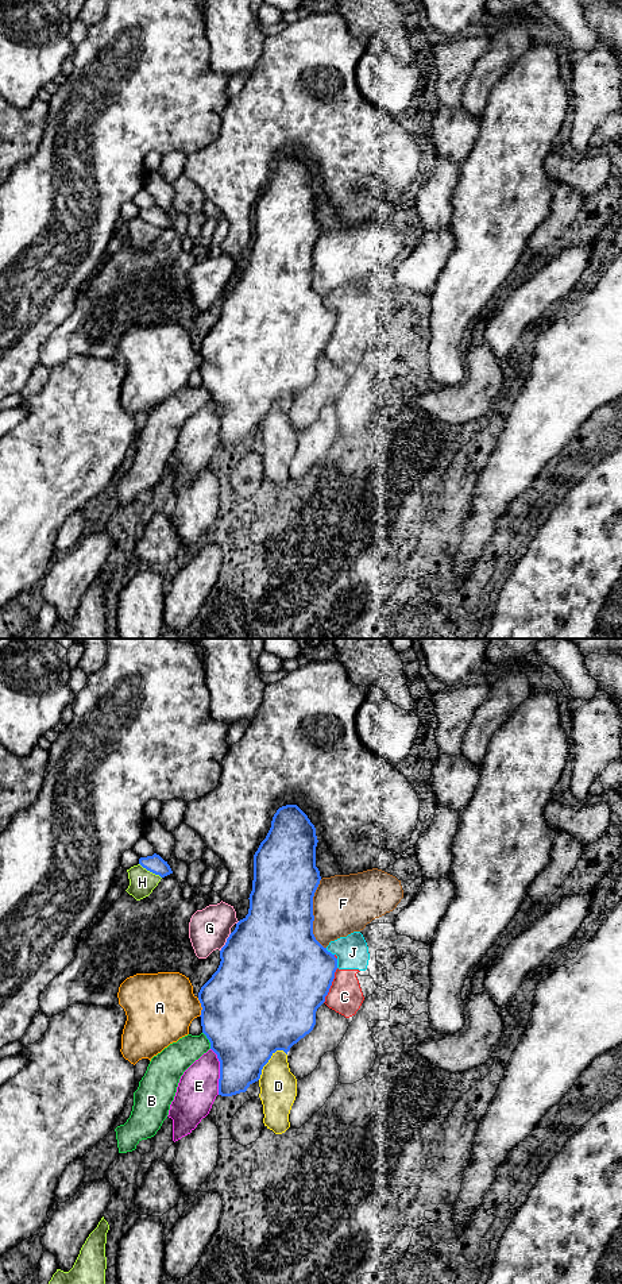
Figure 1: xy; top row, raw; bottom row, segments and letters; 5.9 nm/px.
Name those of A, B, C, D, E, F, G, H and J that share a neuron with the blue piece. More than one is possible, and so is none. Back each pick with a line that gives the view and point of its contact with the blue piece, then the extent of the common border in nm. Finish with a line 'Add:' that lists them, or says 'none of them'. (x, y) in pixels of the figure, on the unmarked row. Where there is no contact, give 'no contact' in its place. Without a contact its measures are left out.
Add: none of them

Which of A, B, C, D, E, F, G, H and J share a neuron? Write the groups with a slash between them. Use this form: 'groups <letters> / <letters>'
groups A / B / C J / D / E / F / G / H

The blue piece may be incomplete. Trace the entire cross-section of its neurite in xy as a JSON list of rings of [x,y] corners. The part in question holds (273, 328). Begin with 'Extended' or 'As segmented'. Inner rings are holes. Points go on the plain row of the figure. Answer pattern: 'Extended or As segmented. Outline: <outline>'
As segmented. Outline: [[[297,157],[277,162],[266,190],[254,207],[254,232],[248,266],[236,275],[220,302],[220,317],[201,339],[202,385],[220,413],[219,447],[232,448],[246,444],[258,433],[263,419],[277,402],[286,406],[290,400],[309,386],[316,377],[316,363],[329,344],[337,311],[313,286],[313,248],[321,228],[316,219],[316,180]]]

